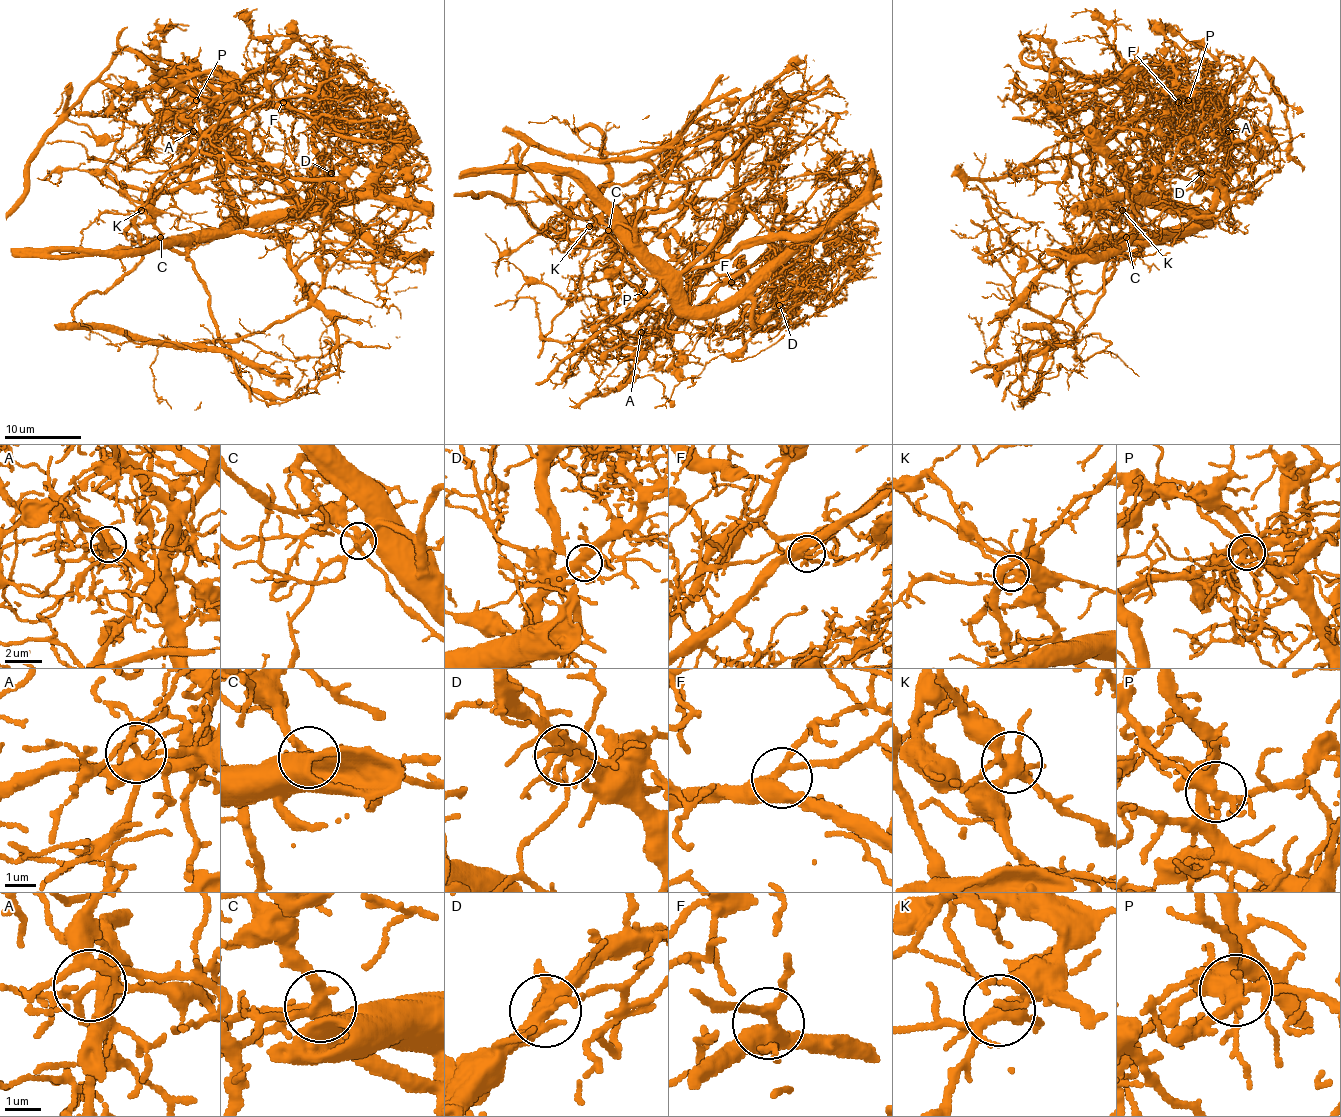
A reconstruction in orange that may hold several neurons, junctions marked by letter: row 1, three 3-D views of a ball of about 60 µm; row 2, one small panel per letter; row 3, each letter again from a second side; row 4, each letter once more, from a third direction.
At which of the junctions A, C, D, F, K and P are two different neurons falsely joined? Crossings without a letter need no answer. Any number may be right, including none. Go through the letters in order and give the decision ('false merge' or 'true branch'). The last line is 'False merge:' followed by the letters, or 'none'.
A: true branch
C: false merge
D: true branch
F: true branch
K: false merge
P: false merge
False merge: C, K, P

